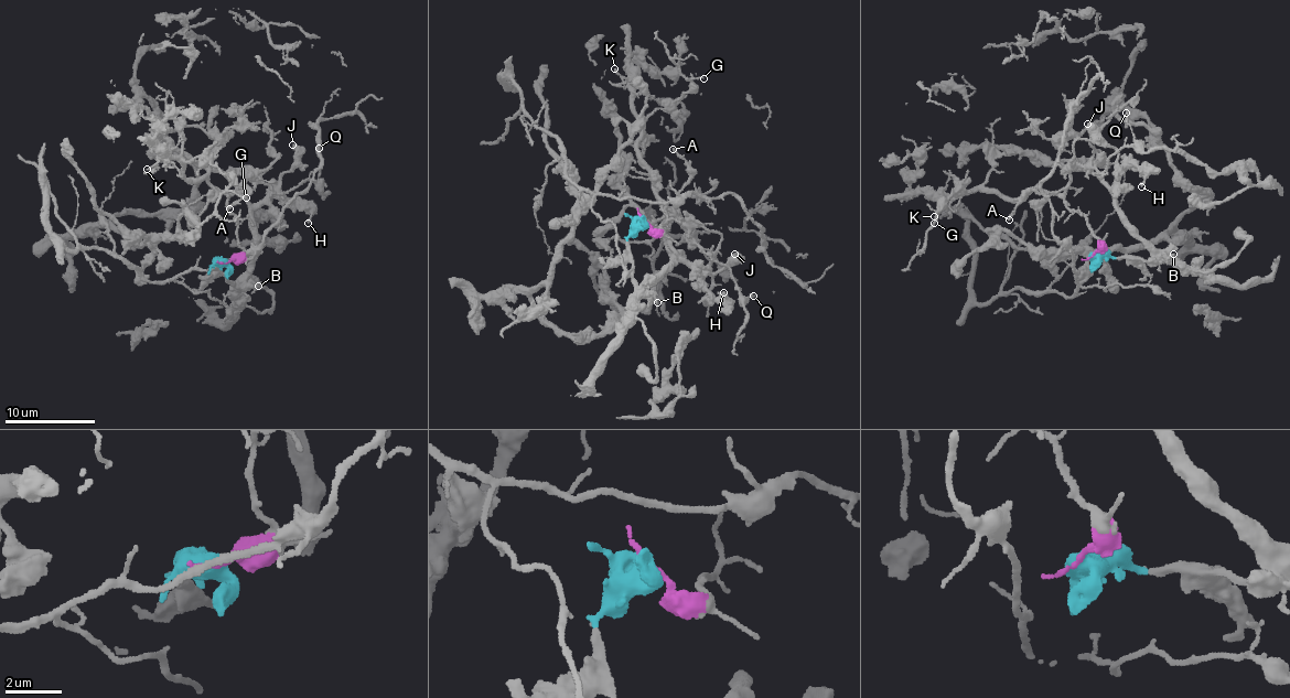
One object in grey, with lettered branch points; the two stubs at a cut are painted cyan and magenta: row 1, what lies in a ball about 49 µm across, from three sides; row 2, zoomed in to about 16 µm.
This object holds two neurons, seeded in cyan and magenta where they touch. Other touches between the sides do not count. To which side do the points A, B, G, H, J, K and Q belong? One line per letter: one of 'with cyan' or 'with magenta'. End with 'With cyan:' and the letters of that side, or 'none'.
A: with magenta
B: with cyan
G: with magenta
H: with cyan
J: with cyan
K: with magenta
Q: with magenta
With cyan: B, H, J

